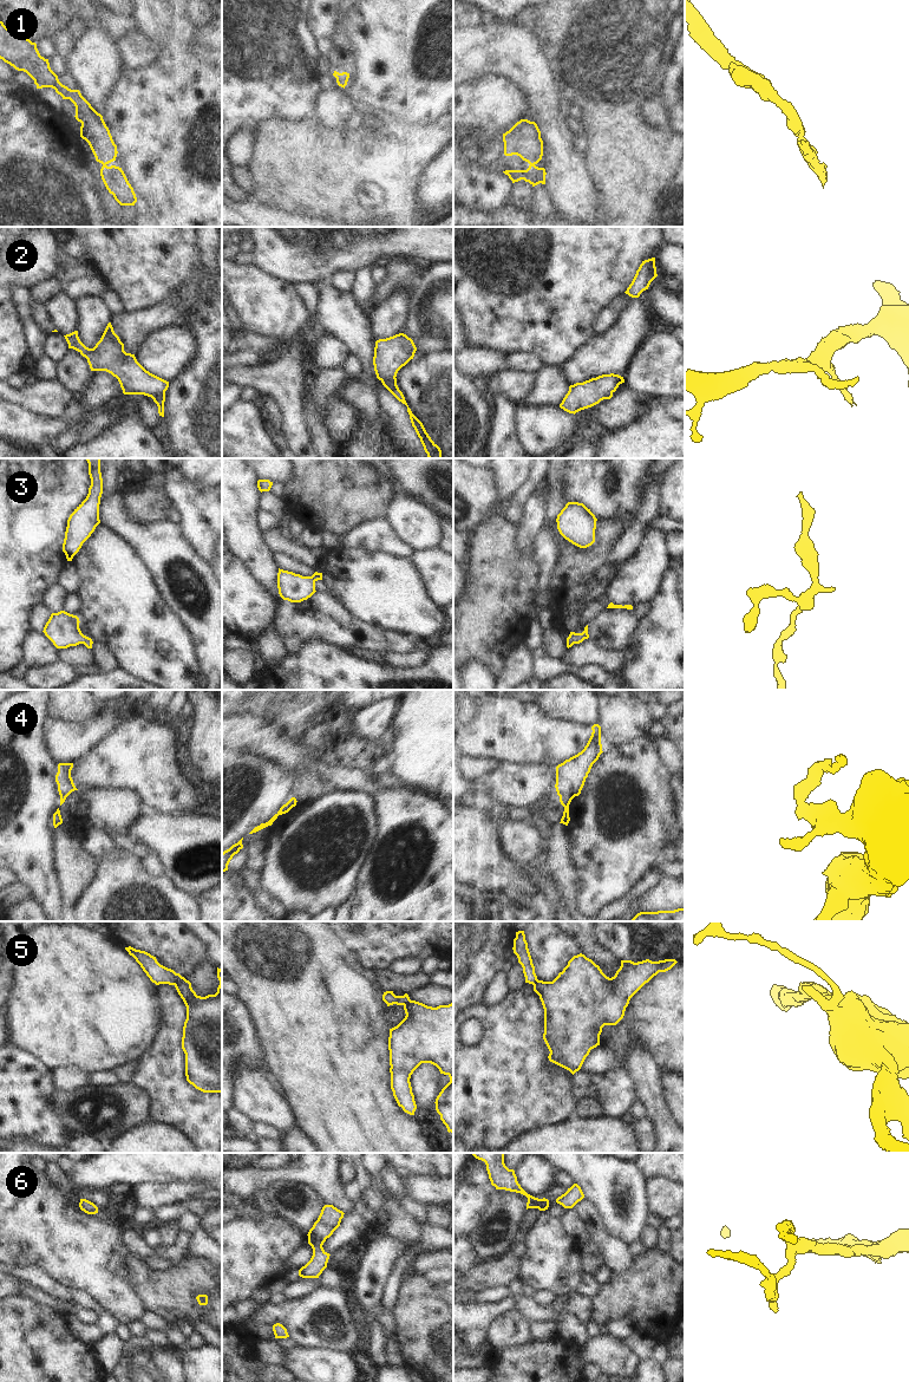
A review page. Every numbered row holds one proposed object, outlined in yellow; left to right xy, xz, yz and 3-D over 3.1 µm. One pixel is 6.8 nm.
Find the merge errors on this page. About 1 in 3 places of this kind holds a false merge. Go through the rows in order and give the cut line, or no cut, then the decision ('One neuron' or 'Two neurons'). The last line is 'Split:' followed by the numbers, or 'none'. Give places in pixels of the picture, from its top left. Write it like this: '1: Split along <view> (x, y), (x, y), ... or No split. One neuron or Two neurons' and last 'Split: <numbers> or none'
1: No split. One neuron
2: Split along xy (164, 392), (151, 397). Two neurons
3: No split. One neuron
4: No split. One neuron
5: Split along xy (182, 977), (174, 984). Two neurons
6: No split. One neuron
Split: 2, 5.

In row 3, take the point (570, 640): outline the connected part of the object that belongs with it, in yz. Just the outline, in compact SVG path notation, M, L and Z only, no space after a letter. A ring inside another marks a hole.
M587 625L582 633L570 632L569 637L567 638L567 647L569 648L574 644L580 644L588 638L589 638L589 634L588 634L588 625Z

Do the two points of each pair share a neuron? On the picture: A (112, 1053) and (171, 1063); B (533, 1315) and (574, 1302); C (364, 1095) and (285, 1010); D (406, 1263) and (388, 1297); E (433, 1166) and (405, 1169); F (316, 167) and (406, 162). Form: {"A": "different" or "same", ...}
{"A": "different", "B": "different", "C": "same", "D": "same", "E": "same", "F": "same"}

